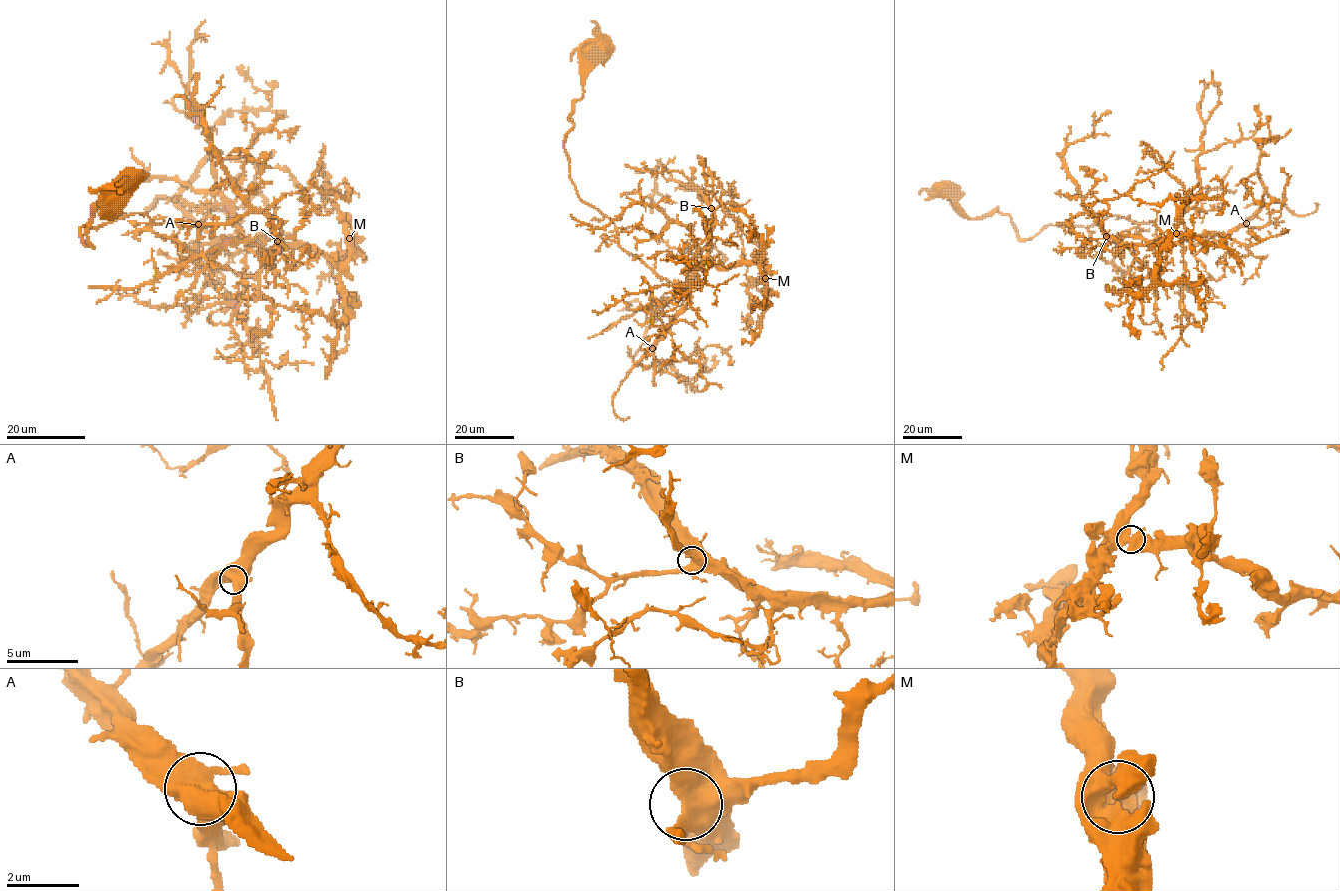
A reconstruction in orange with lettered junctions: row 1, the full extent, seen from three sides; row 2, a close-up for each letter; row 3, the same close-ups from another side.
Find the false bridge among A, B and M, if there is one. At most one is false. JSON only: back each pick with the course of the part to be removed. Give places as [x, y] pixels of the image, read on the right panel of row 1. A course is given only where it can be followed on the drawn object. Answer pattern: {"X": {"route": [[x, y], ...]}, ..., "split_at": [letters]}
{"split_at": []}

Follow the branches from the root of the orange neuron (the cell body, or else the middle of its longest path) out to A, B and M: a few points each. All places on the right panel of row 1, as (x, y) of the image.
A: (947, 189), (972, 218), (1007, 214), (1022, 240), (1113, 215), (1181, 223), (1198, 236), (1246, 223)
B: (947, 189), (972, 218), (1007, 214), (1022, 240), (1113, 215), (1185, 229), (1161, 245), (1106, 236)
M: (947, 189), (972, 218), (1007, 214), (1022, 240), (1113, 215), (1181, 223), (1185, 235), (1161, 252), (1175, 234)

